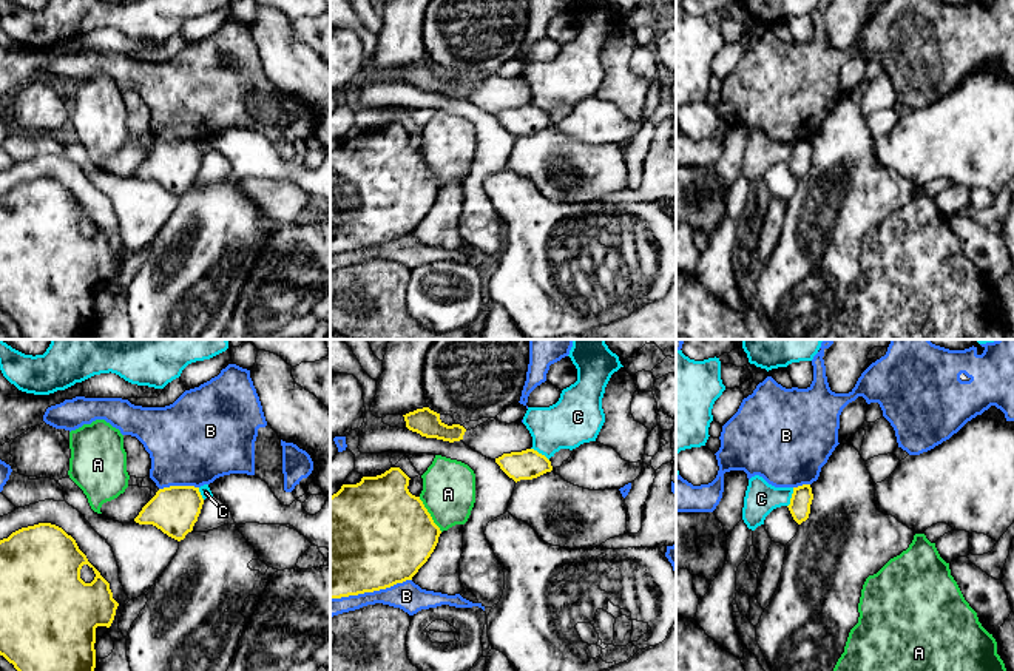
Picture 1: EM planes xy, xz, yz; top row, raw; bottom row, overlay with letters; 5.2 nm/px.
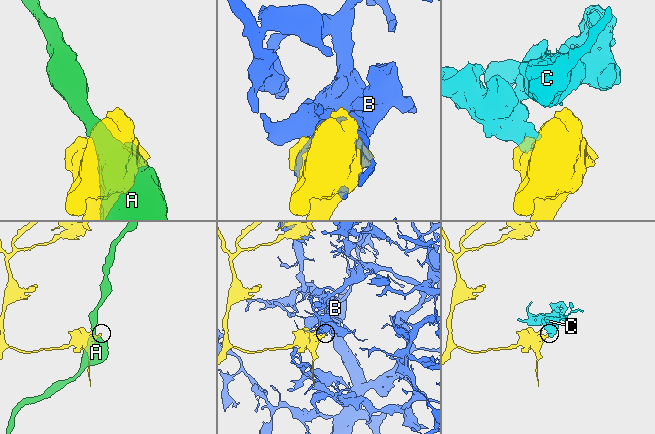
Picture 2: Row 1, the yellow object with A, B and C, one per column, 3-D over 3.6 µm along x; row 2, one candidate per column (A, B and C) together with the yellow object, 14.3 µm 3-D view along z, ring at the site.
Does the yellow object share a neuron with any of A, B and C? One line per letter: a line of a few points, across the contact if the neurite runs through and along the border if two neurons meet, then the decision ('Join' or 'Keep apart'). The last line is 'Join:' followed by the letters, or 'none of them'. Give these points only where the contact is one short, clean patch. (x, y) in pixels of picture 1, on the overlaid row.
A: Keep apart
B: Keep apart
C: Line: yz (794, 488), (787, 506). Keep apart
Join: none of them

